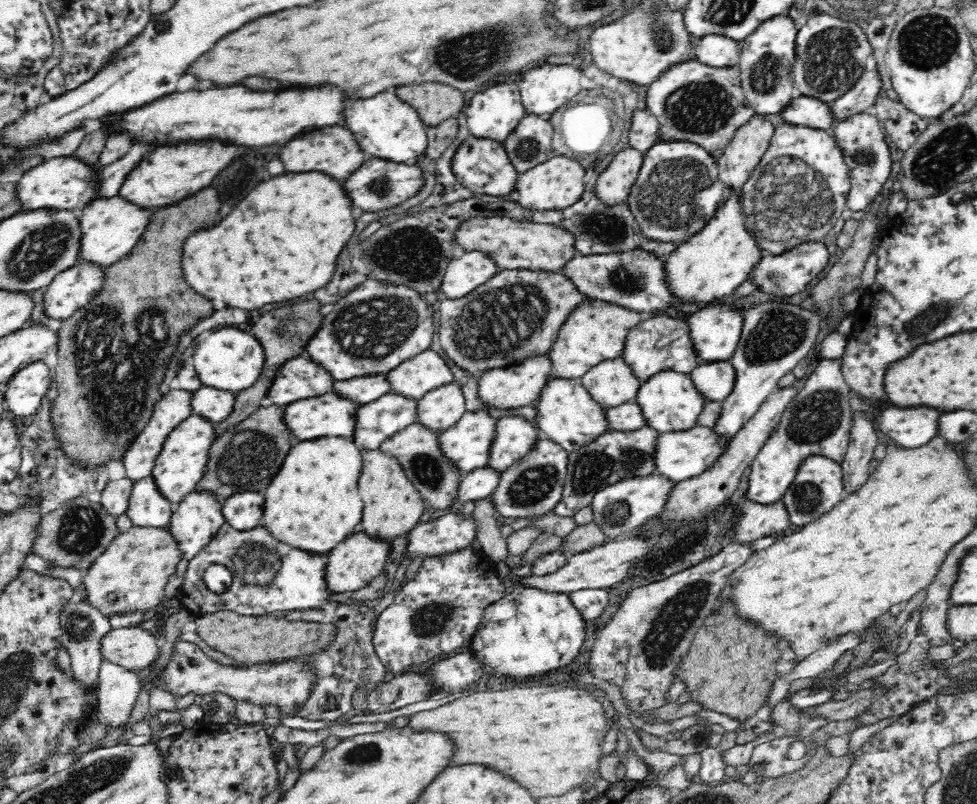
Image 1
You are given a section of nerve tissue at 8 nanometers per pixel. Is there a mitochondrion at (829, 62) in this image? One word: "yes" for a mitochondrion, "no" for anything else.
yes

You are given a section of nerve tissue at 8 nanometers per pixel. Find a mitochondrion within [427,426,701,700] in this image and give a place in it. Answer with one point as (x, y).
(592, 468)

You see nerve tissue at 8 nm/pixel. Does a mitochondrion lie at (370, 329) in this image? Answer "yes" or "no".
yes

